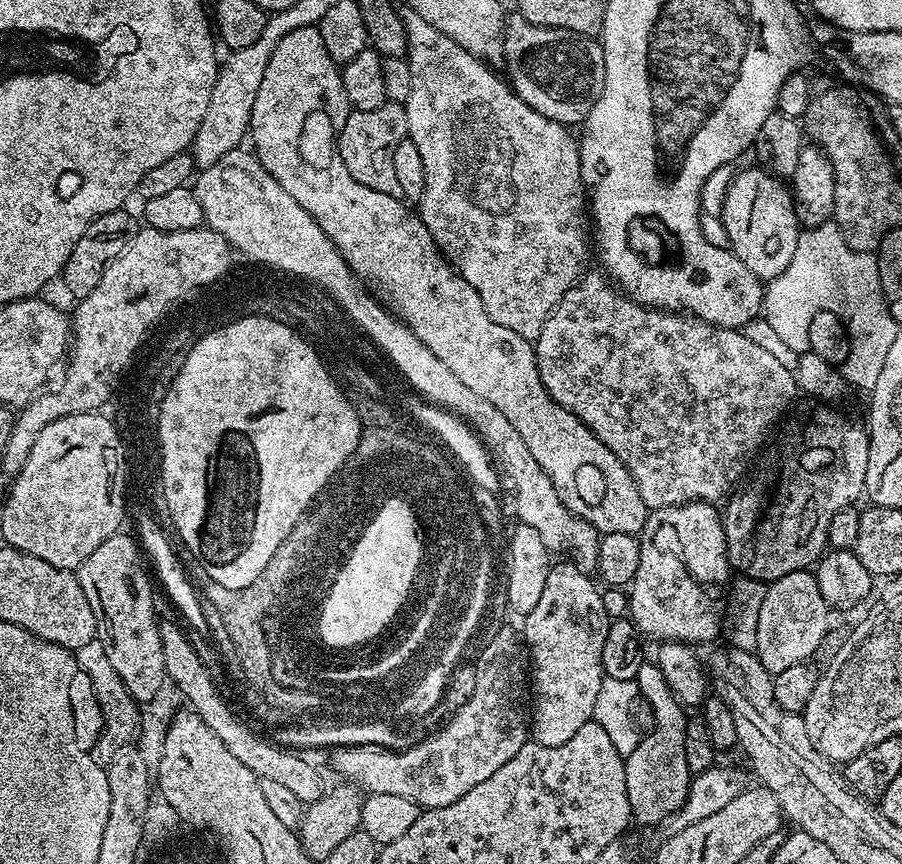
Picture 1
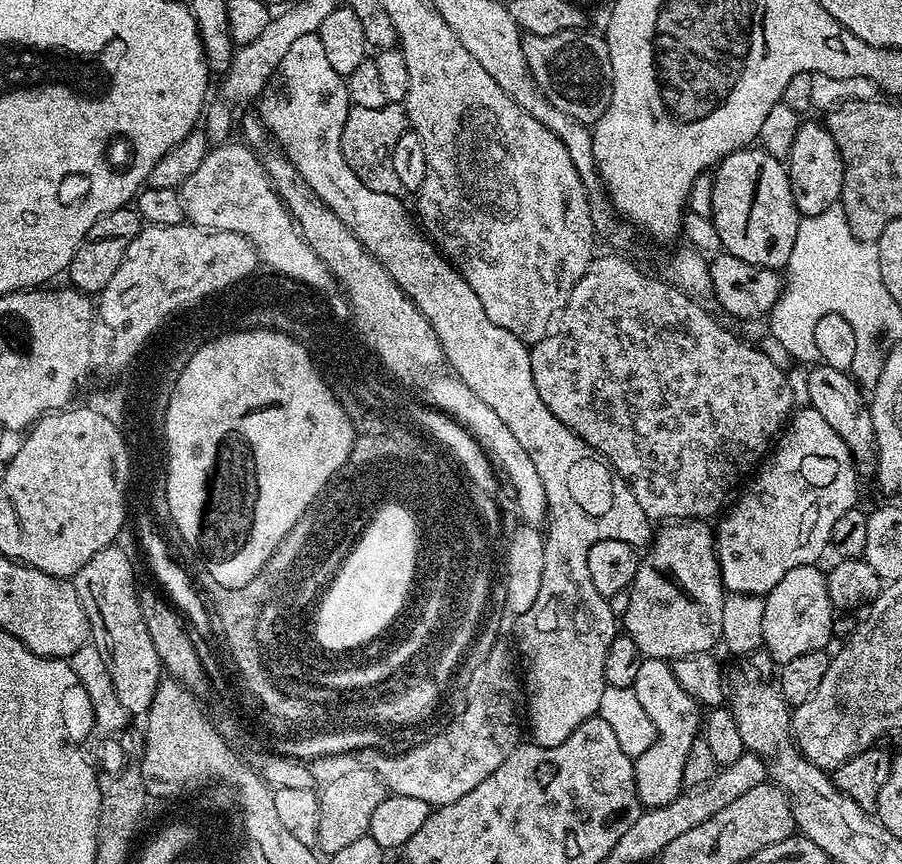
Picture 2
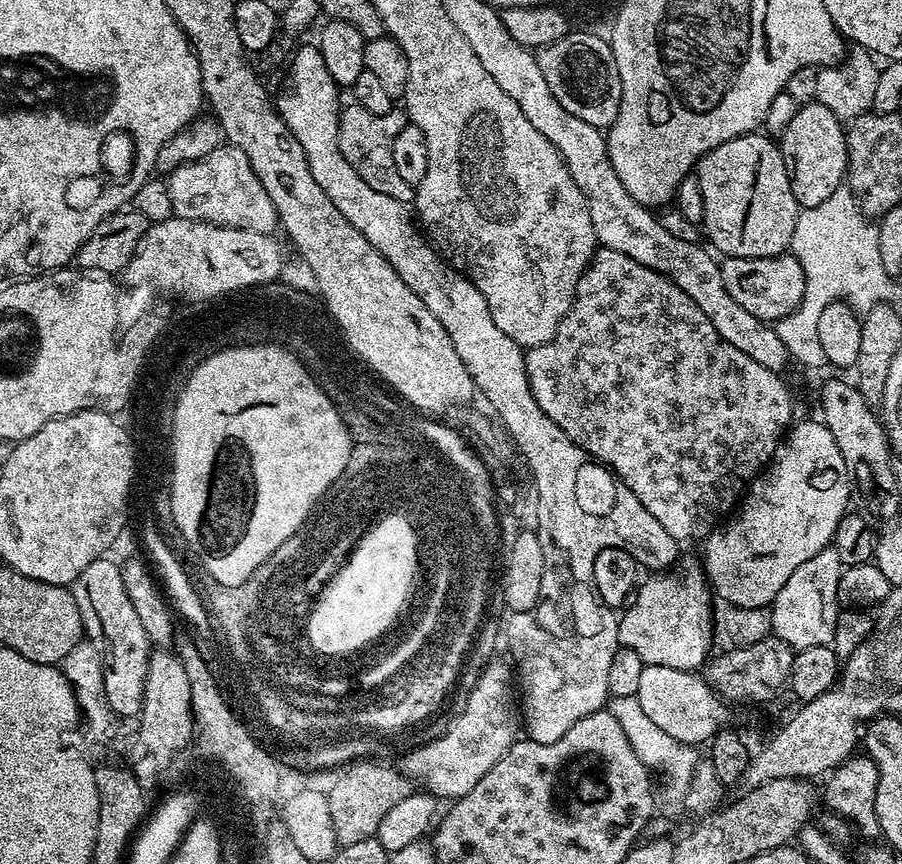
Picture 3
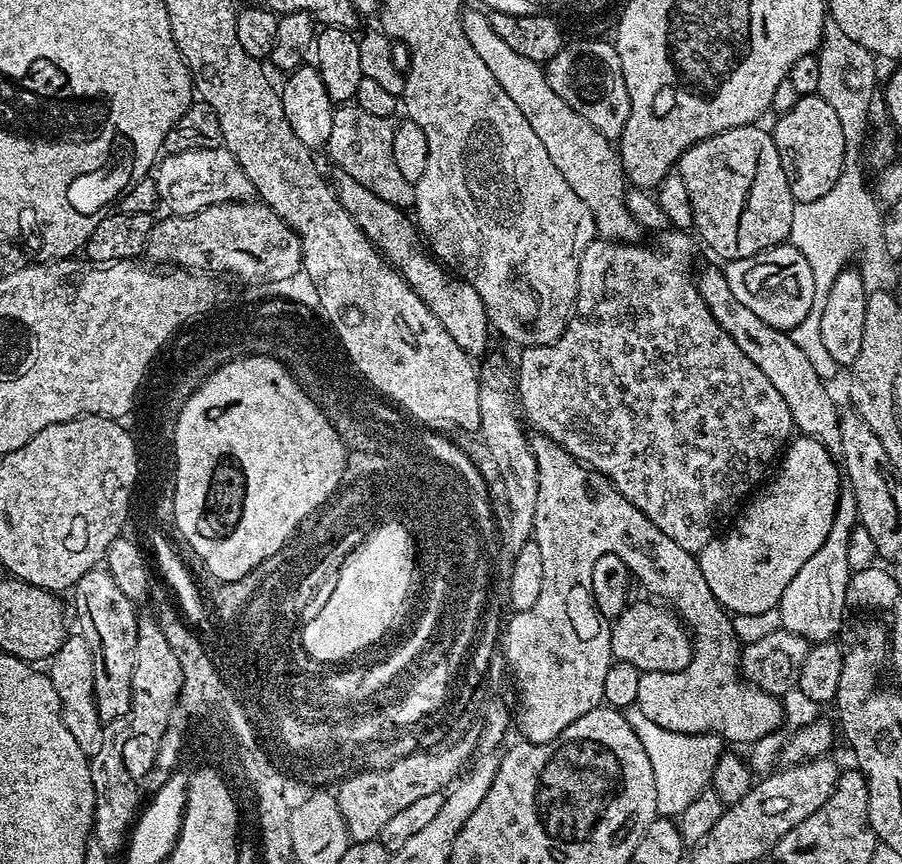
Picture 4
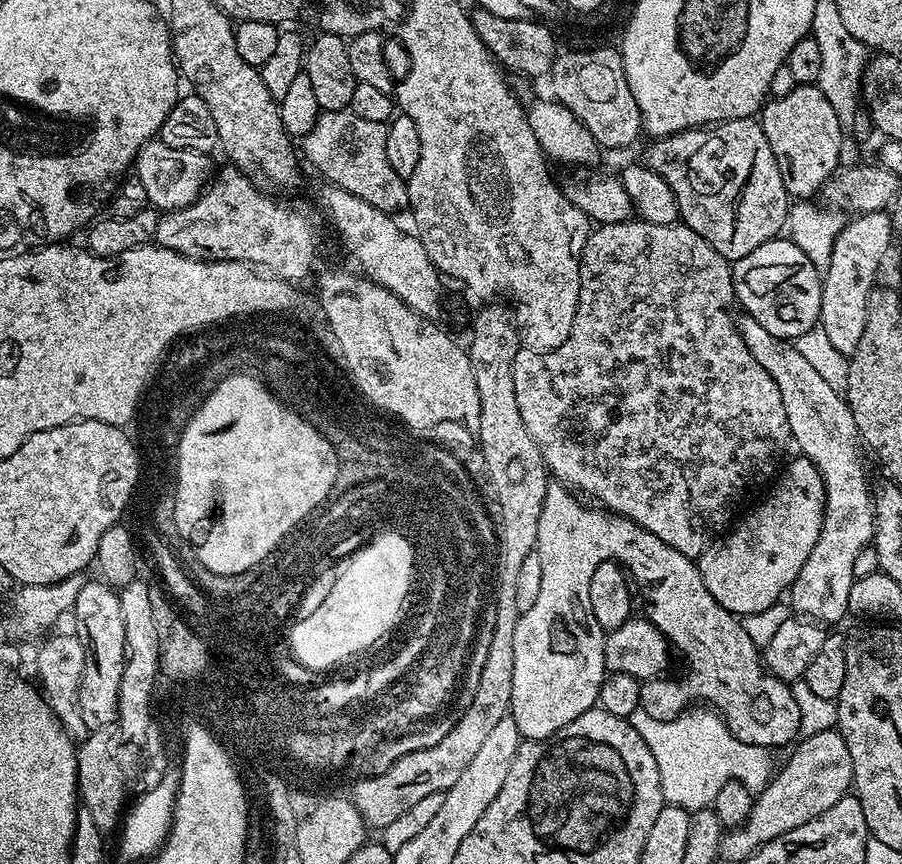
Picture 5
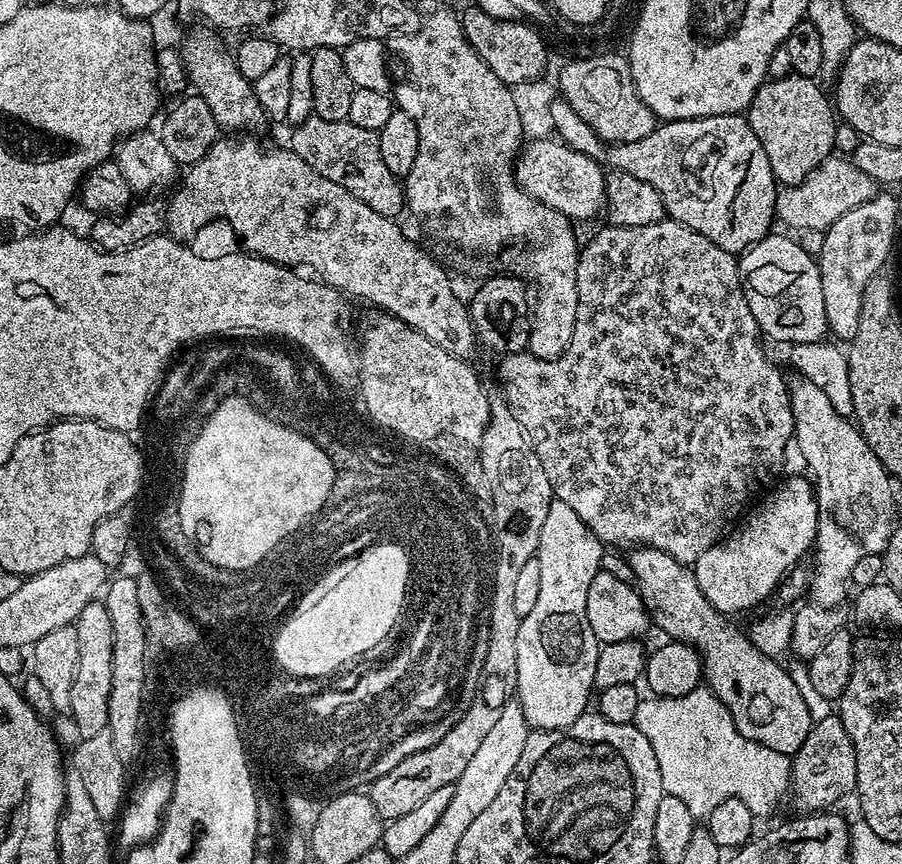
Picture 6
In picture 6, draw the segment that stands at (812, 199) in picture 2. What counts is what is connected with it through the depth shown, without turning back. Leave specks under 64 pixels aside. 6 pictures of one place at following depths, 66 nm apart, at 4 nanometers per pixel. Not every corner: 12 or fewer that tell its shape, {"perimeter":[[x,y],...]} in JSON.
{"perimeter":[[811,76],[765,79],[746,115],[780,186],[833,155]]}

